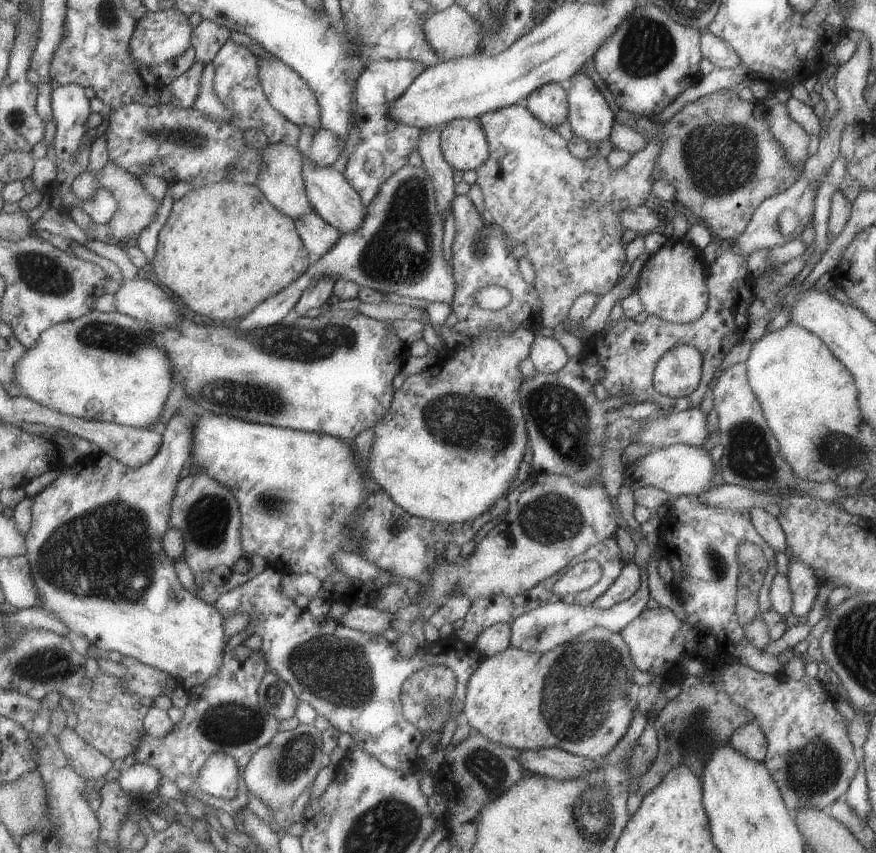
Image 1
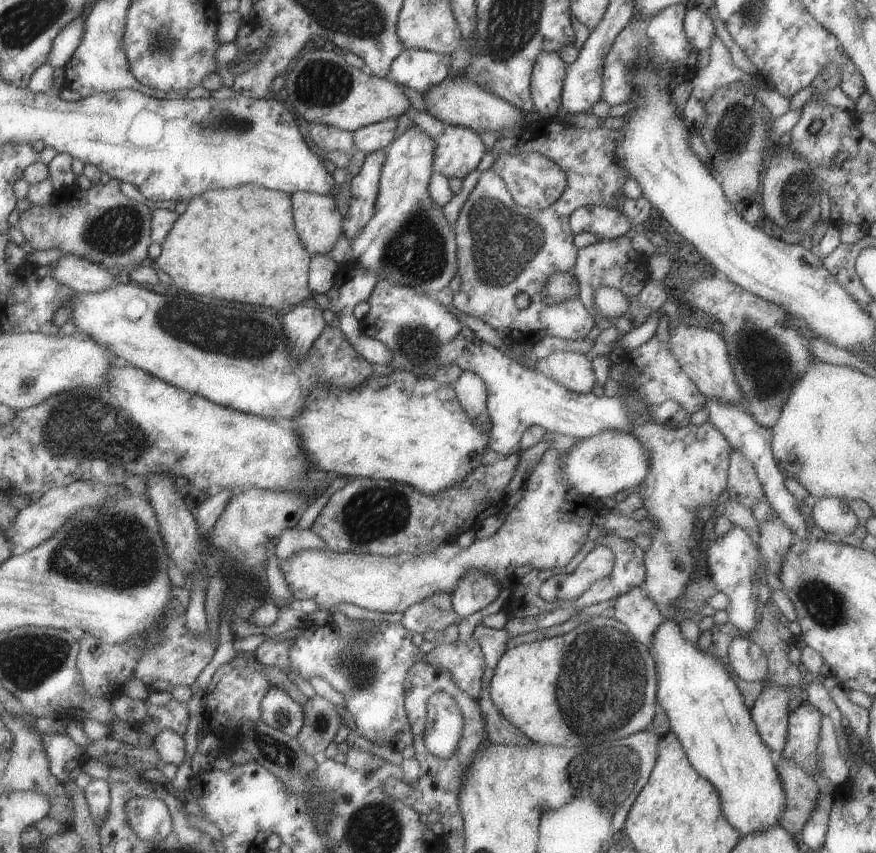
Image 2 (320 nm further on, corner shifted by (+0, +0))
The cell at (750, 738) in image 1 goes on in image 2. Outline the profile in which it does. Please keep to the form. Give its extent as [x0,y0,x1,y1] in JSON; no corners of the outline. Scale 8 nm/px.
[749,681,792,750]

